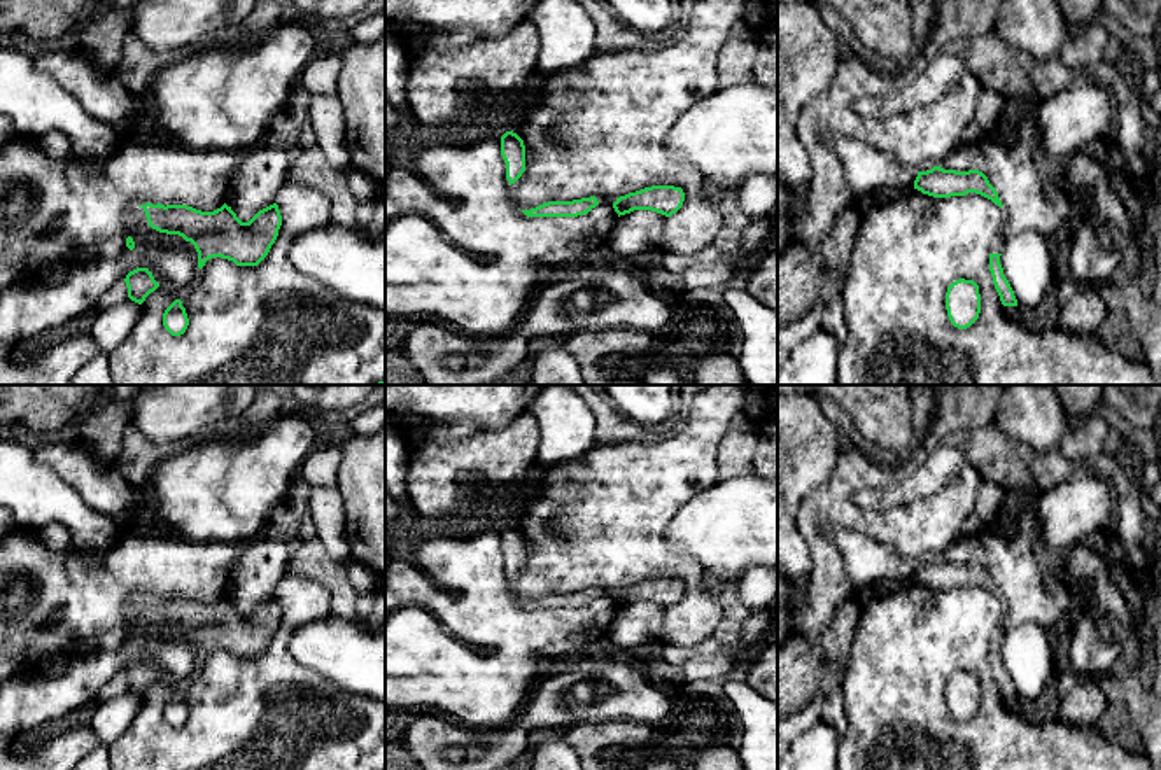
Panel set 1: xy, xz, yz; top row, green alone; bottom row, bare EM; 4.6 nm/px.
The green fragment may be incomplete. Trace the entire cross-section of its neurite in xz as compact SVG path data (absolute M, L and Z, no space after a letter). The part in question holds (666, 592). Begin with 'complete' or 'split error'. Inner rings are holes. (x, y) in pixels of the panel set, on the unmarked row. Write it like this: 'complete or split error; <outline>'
complete; M651 578L616 590L613 600L618 606L618 609L634 602L651 602L665 609L671 609L681 600L683 593L685 584L681 579Z

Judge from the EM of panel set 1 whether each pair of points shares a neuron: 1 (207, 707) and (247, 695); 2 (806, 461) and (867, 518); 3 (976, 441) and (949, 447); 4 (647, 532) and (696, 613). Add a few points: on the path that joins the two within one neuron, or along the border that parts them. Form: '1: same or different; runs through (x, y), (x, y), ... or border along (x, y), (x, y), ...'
1: same; runs through (218, 707), (237, 706)
2: different; border along (844, 443), (832, 475), (802, 501), (799, 510)
3: same; runs through (969, 447), (956, 447)
4: same; runs through (662, 552), (692, 581), (696, 594)

